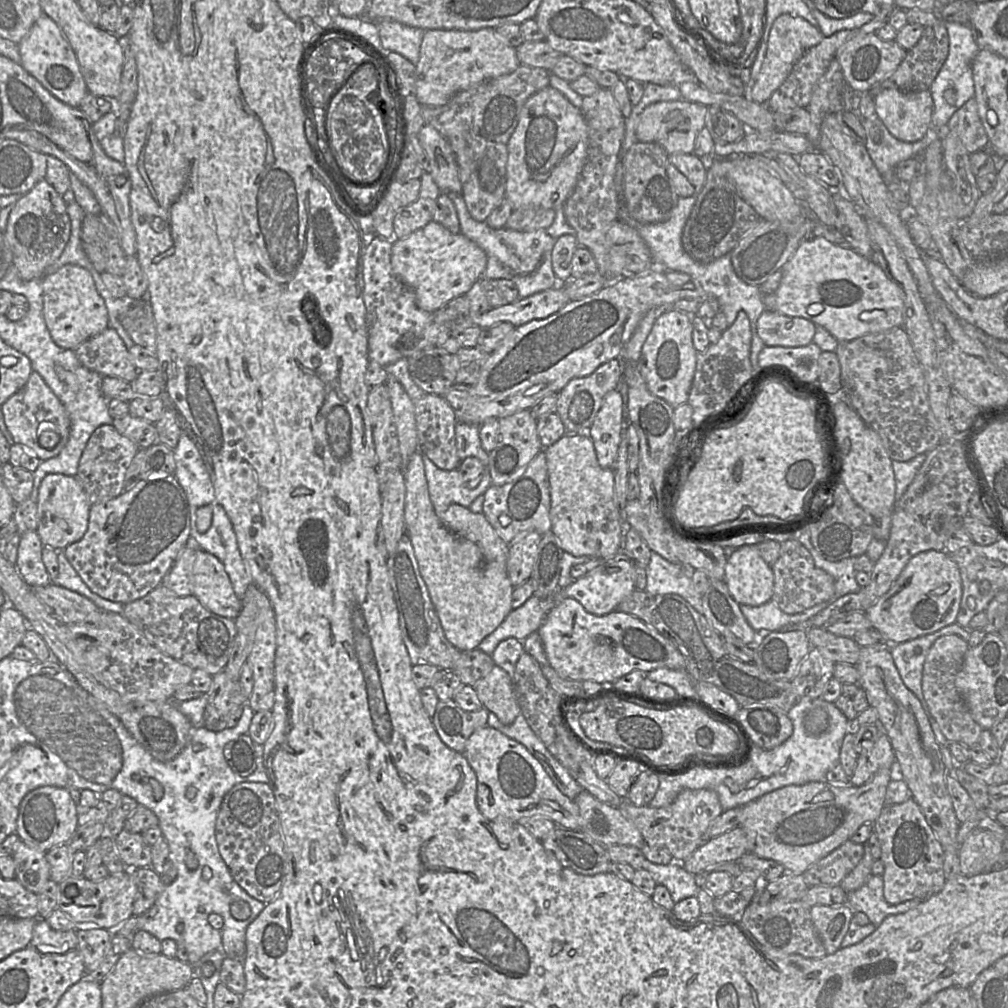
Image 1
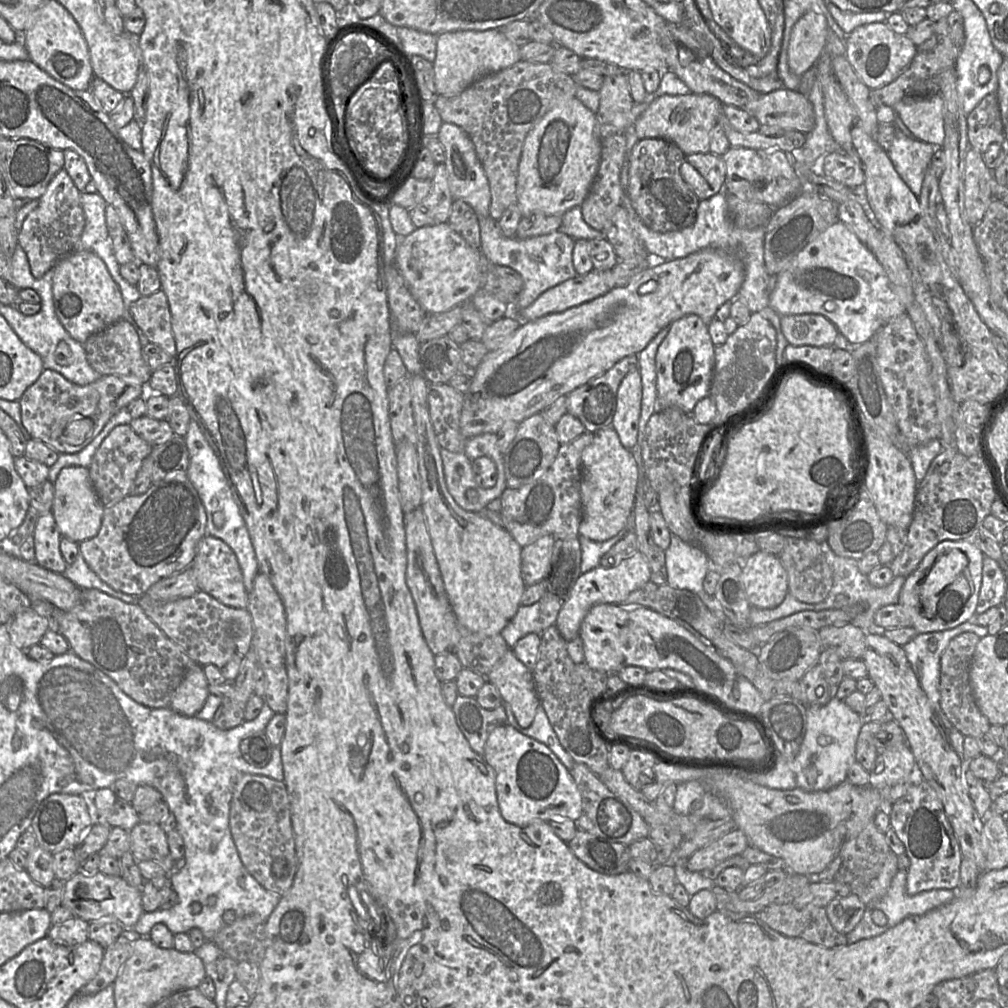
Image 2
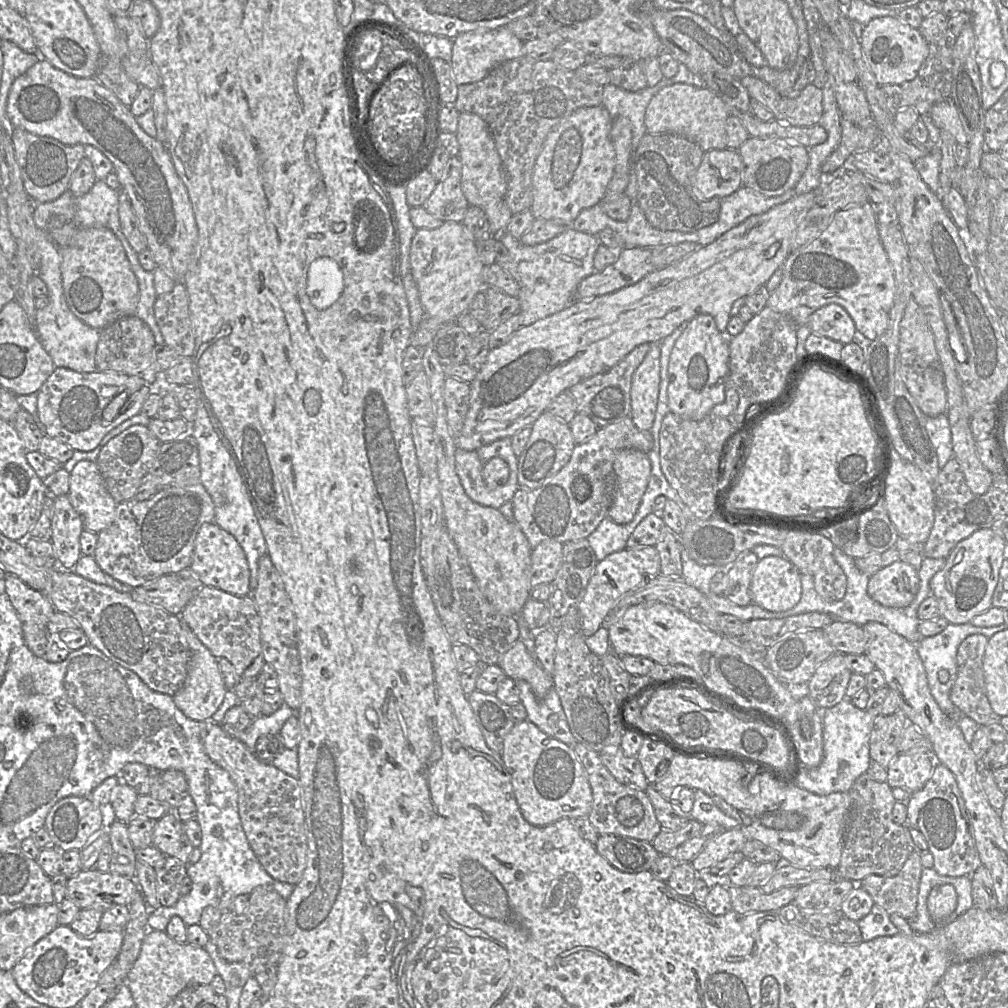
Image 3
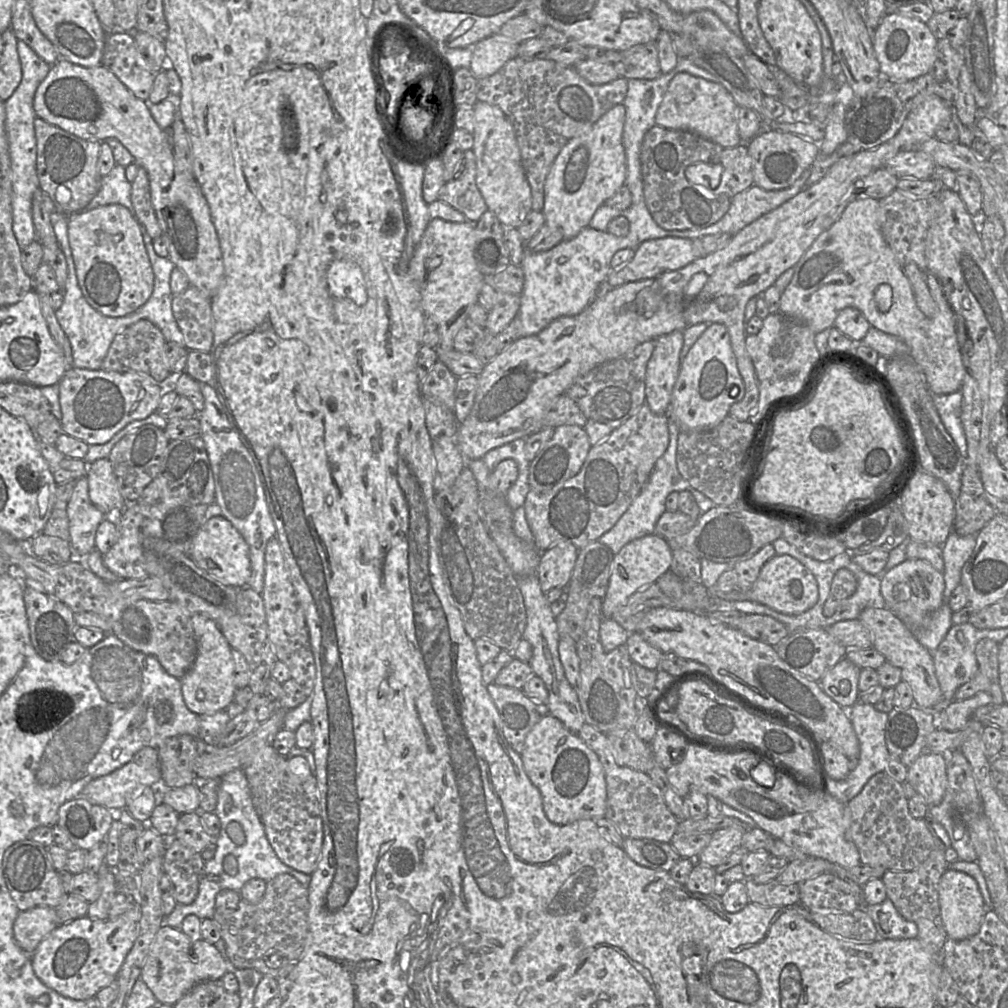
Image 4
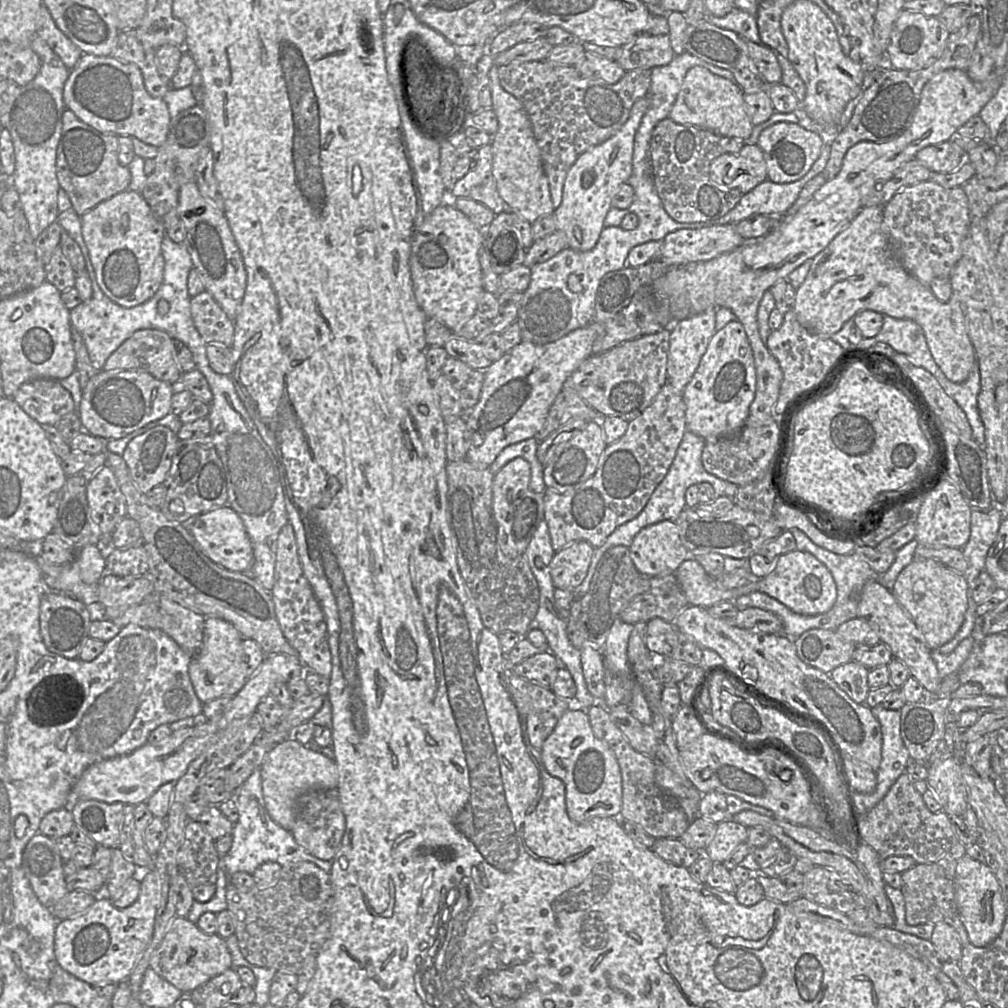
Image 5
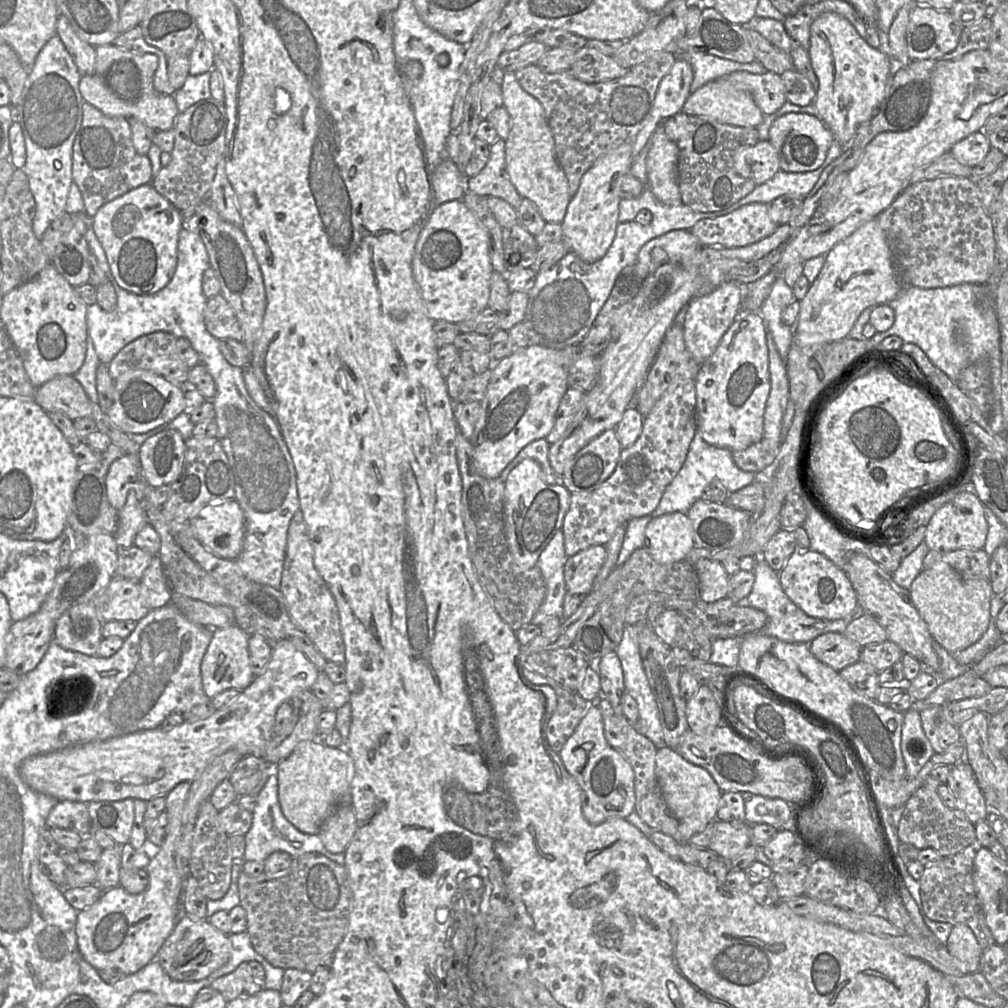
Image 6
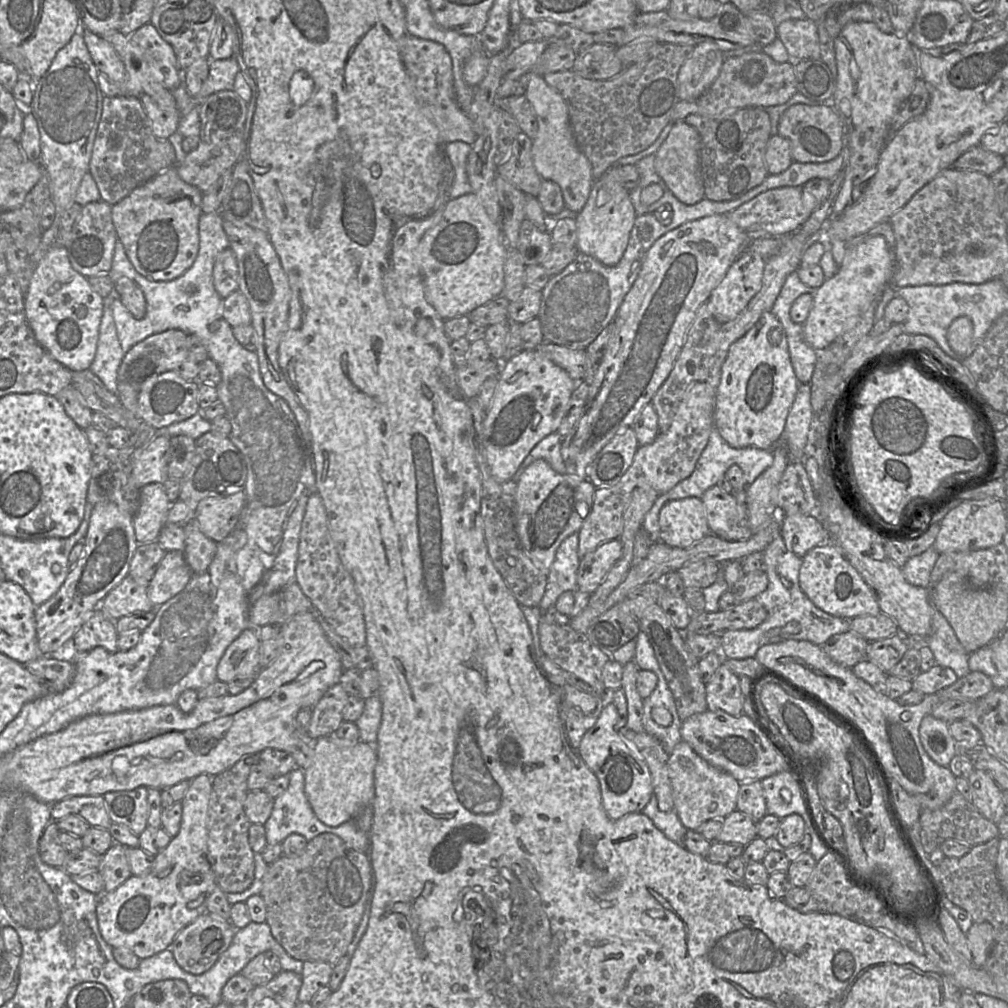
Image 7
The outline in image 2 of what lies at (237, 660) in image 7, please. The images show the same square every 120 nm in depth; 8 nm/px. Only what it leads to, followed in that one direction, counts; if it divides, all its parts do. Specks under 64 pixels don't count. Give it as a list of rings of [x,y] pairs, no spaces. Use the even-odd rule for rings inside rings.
[[[195,663],[174,692],[169,707],[187,717],[196,717],[210,695],[203,666]]]

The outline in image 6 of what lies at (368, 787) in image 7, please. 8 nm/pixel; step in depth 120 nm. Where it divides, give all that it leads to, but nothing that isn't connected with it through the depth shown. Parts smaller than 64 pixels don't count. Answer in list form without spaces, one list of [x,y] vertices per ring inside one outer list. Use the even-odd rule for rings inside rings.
[[[321,740],[301,741],[292,753],[273,767],[278,783],[278,800],[283,815],[299,831],[306,834],[318,834],[323,822],[339,805],[346,803],[350,795],[351,781],[354,775],[354,763],[344,746],[329,747]]]

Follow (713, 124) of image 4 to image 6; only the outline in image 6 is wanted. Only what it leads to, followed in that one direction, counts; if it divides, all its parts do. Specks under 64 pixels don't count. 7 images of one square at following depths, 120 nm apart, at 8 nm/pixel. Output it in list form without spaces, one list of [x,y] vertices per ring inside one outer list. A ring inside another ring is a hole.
[[[725,79],[710,81],[691,92],[682,112],[741,127],[758,127],[764,120],[752,96]]]

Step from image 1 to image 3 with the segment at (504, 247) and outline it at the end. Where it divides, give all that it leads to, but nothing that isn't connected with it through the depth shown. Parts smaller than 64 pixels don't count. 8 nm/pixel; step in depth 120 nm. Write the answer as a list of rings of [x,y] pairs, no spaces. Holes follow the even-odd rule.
[[[567,228],[555,238],[534,246],[526,246],[506,232],[495,234],[518,265],[521,281],[519,289],[519,317],[521,327],[558,313],[575,301],[579,283],[596,273],[594,257],[600,246],[596,236]]]

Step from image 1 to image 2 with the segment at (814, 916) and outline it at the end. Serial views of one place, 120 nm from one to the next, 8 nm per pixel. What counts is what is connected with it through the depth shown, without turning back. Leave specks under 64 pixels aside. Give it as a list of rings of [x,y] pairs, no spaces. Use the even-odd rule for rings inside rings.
[[[855,894],[831,901],[826,907],[827,917],[833,928],[847,935],[861,921],[867,906]]]

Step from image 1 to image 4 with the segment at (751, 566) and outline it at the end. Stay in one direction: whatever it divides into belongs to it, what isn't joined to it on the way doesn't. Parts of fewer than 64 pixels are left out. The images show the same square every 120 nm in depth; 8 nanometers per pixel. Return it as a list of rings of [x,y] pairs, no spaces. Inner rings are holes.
[[[775,555],[762,567],[757,580],[747,592],[734,590],[730,593],[722,593],[715,590],[715,586],[709,590],[712,601],[753,601],[788,615],[802,614],[813,608],[819,599],[818,583],[813,573],[796,558],[789,555]]]

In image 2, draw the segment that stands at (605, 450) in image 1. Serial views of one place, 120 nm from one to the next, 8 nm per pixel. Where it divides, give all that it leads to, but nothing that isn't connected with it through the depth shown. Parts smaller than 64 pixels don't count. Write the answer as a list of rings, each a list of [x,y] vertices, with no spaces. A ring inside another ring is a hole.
[[[632,367],[618,388],[617,406],[611,424],[627,449],[632,449],[638,441],[641,398],[641,374],[638,367]]]

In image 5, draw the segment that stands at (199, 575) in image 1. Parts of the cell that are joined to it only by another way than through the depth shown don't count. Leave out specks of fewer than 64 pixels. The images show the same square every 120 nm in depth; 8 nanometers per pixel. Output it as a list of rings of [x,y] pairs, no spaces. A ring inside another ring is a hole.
[[[227,504],[196,516],[189,523],[184,523],[202,551],[216,564],[234,572],[250,573],[253,563],[253,549],[245,525],[240,516]]]

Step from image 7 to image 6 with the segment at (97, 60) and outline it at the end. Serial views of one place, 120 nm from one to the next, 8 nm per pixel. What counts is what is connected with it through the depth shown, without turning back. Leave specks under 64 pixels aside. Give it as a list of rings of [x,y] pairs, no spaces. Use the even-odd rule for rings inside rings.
[[[61,16],[57,21],[56,36],[63,42],[79,71],[82,74],[91,73],[96,62],[96,47],[83,41],[68,20]]]

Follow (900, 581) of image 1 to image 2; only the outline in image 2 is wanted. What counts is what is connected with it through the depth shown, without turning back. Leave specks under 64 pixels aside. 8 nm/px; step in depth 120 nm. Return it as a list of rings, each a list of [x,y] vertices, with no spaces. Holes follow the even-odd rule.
[[[966,539],[936,545],[906,577],[898,604],[909,611],[911,627],[918,633],[948,630],[975,616],[983,577],[985,555]]]

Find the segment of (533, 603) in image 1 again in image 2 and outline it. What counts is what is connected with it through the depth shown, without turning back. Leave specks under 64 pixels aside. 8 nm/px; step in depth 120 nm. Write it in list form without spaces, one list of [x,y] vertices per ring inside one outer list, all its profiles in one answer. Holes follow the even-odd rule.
[[[539,602],[528,606],[521,605],[519,607],[515,616],[500,632],[510,649],[512,649],[521,638],[530,633],[543,633],[540,632],[539,615]]]

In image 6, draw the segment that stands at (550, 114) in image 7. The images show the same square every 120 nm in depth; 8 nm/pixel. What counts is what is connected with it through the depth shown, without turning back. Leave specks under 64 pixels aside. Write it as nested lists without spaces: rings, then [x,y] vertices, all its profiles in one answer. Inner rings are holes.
[[[504,72],[501,83],[503,107],[511,120],[505,141],[508,176],[515,192],[534,203],[545,222],[561,223],[572,198],[568,180],[556,159],[554,138],[543,106],[520,86],[514,73]]]

